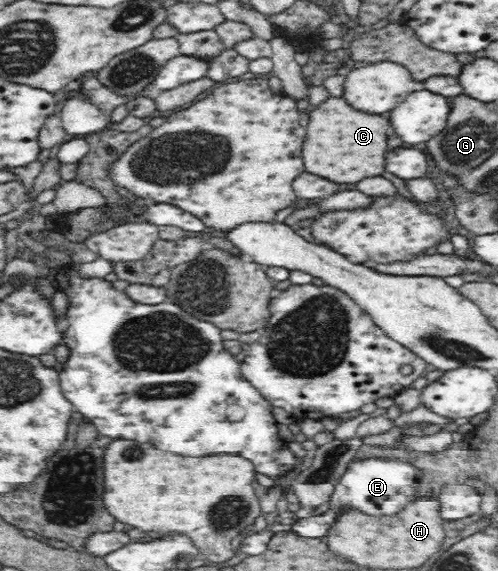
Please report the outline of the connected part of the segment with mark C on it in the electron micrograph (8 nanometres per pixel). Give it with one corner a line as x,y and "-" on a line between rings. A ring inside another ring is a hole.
332,96
330,101
326,100
326,105
318,107
316,111
310,113
306,145
302,145
304,167
308,173
320,175
334,183
358,183
364,177
380,175
380,173
384,173
384,155
388,149
388,143
386,143
388,129
390,129
388,119
384,119
380,115
358,113
356,109
350,109
350,105
346,105
346,101
342,97

